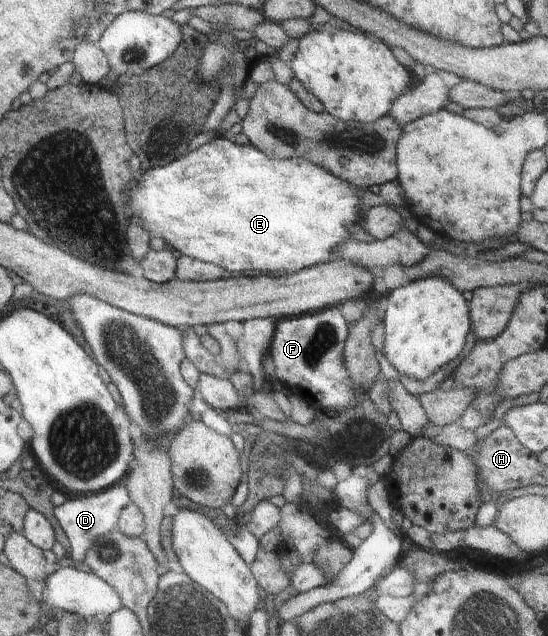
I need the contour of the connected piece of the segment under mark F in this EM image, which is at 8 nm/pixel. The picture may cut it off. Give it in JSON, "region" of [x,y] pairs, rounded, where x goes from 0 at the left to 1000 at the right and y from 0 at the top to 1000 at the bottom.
{"region":[[[617,481],[504,503],[487,553],[502,577],[502,597],[586,645],[600,642],[615,646],[648,637],[646,619],[651,615],[666,618],[673,608],[648,605],[631,583],[626,549],[635,524],[633,508]]]}

